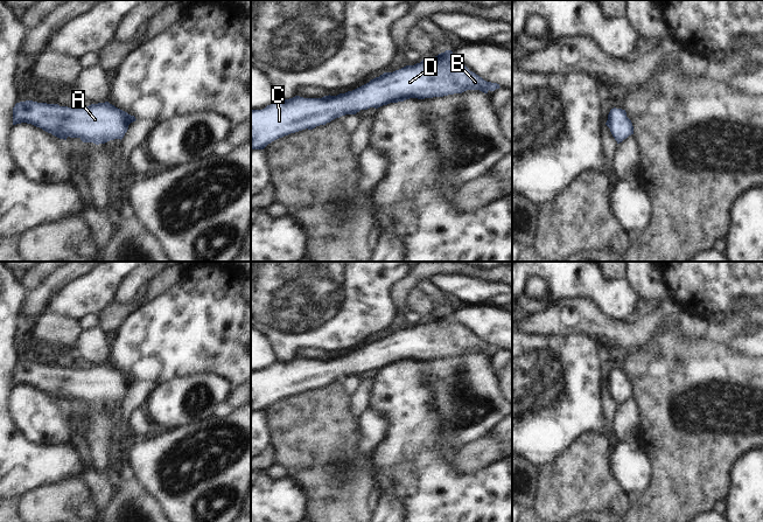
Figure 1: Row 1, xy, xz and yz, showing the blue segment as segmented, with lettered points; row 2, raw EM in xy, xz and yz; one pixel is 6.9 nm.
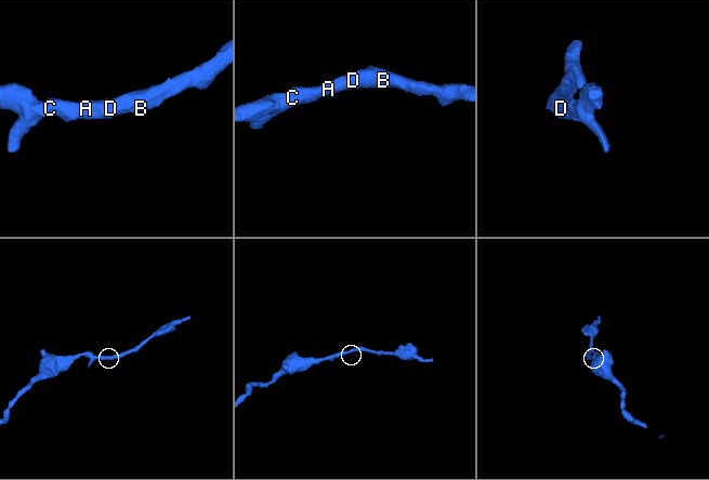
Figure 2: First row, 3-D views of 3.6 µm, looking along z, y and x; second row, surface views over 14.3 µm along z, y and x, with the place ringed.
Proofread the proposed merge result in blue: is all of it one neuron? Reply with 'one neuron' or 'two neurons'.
one neuron

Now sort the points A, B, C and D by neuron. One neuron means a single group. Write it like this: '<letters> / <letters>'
A B C D

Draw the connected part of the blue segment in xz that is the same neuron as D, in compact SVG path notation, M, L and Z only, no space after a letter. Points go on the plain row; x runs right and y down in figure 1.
M452 312L424 320L393 334L384 334L345 355L322 360L276 361L262 371L251 371L251 412L264 411L272 403L302 391L313 391L345 376L378 370L410 360L433 360L467 352L484 355L499 350L458 323Z

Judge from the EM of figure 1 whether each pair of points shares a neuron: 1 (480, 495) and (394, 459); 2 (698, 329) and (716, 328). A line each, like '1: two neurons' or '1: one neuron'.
1: one neuron
2: two neurons

